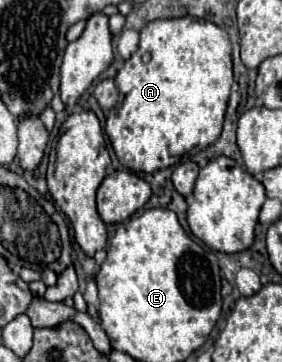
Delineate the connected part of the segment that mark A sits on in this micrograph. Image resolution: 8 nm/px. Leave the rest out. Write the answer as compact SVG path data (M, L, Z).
M191 16L151 20L141 30L139 50L125 60L115 84L121 100L109 110L104 132L117 160L133 172L175 166L185 154L201 152L221 136L233 84L229 34Z

